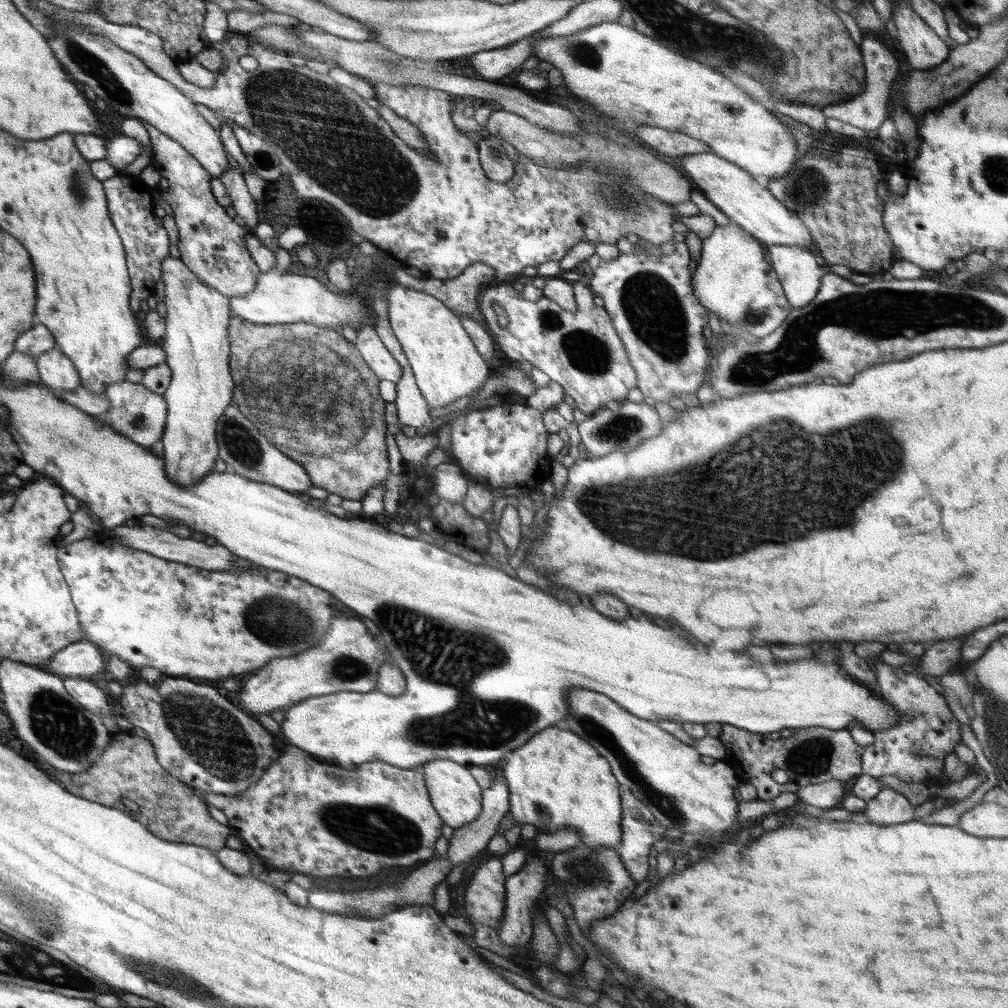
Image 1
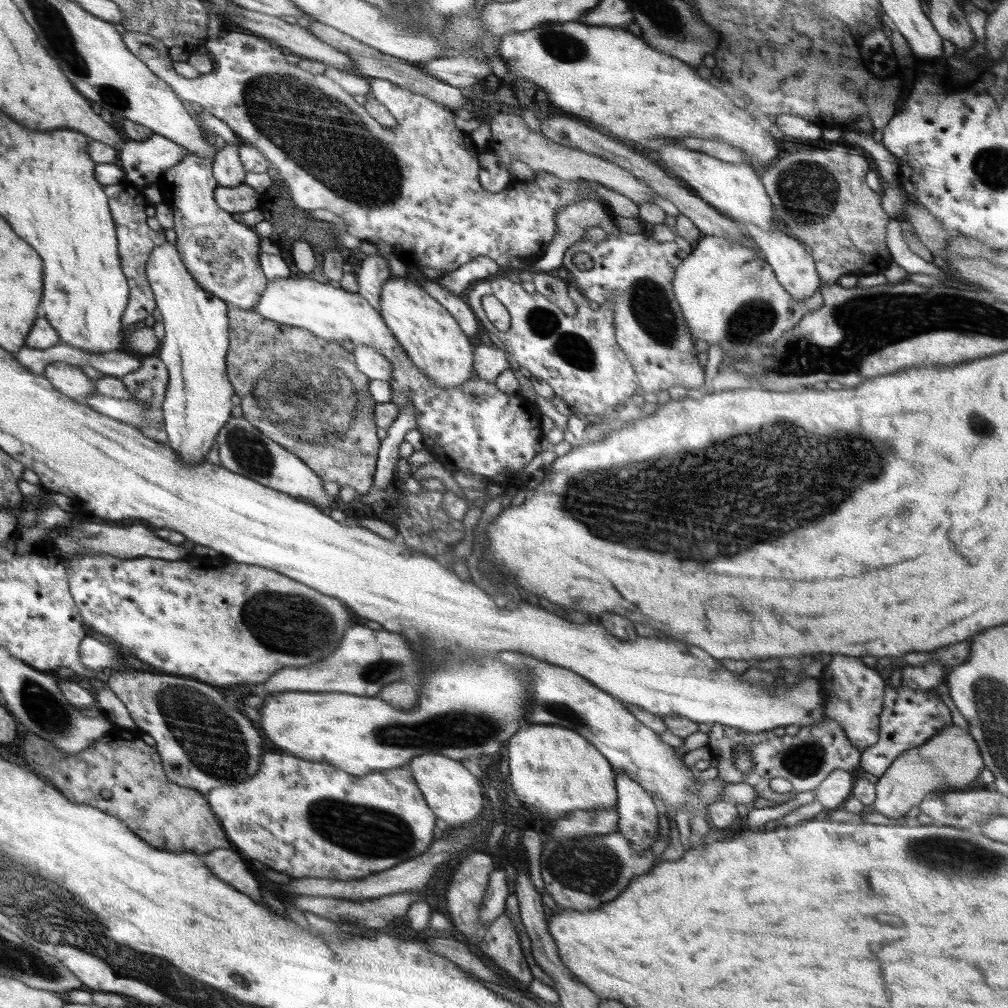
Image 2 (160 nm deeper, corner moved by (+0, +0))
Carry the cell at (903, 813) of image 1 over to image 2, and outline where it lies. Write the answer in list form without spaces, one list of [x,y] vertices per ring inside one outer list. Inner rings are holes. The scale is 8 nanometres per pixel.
[[[952,725],[929,738],[925,744],[906,750],[895,758],[892,764],[889,764],[888,770],[885,770],[875,783],[875,802],[872,805],[876,812],[880,812],[888,818],[902,818],[910,808],[919,807],[923,798],[931,795],[931,792],[939,790],[940,794],[944,794],[950,791],[968,790],[978,780],[978,776],[984,768],[982,755],[972,735],[966,729]]]

